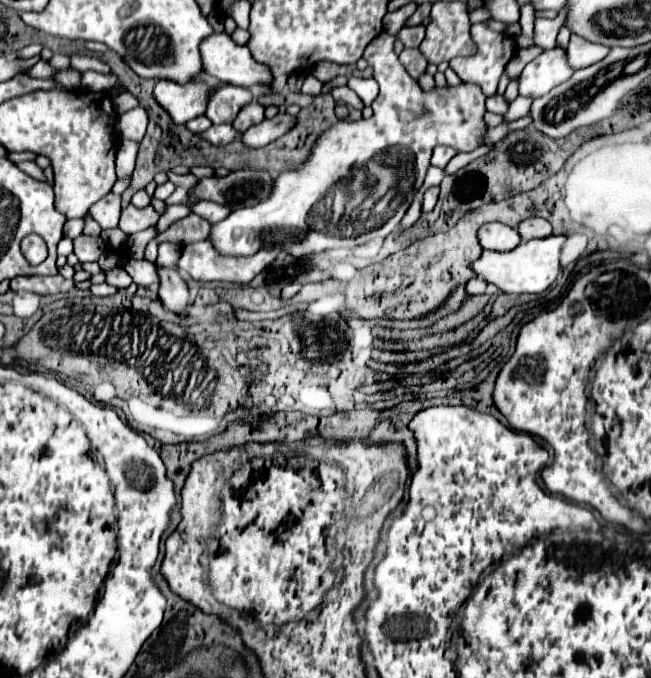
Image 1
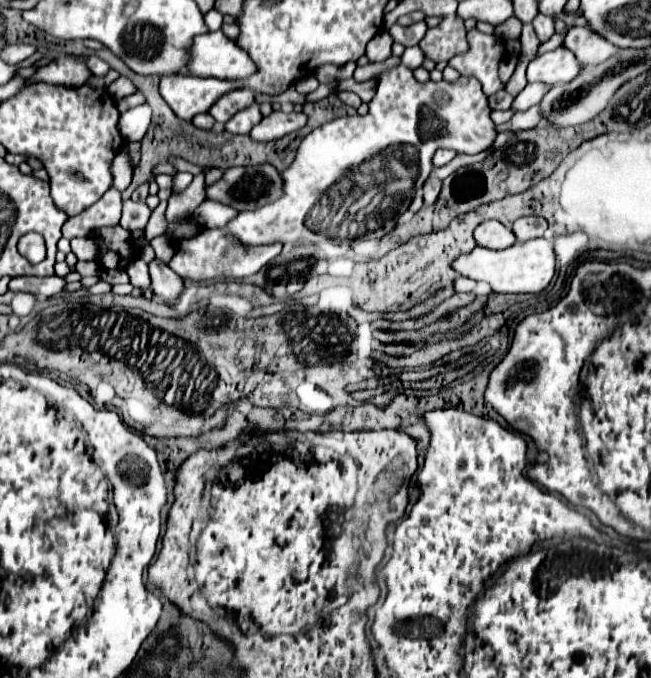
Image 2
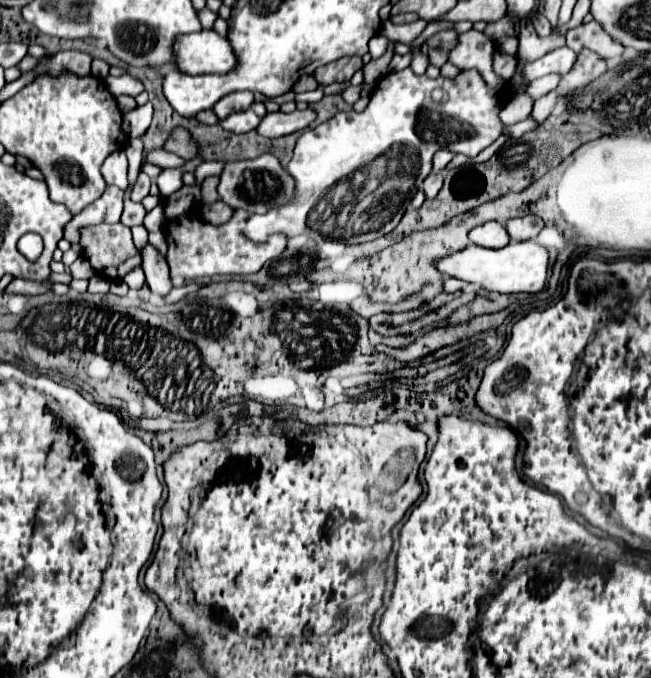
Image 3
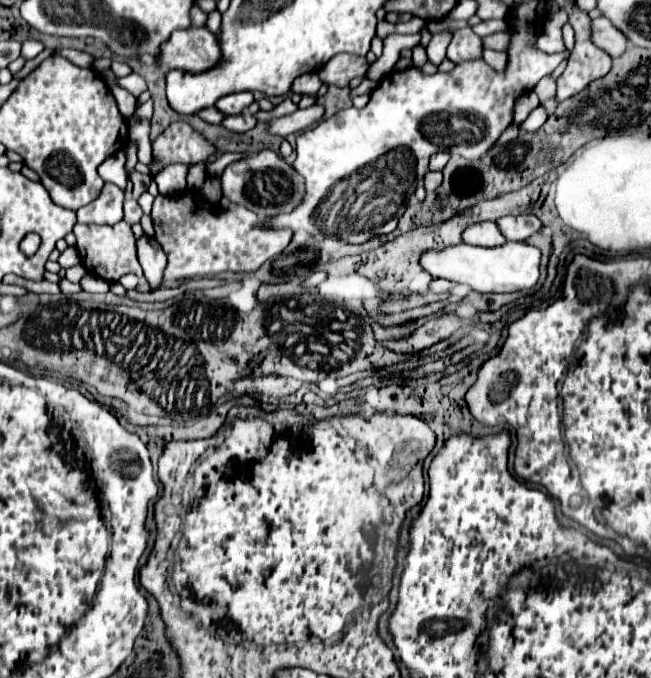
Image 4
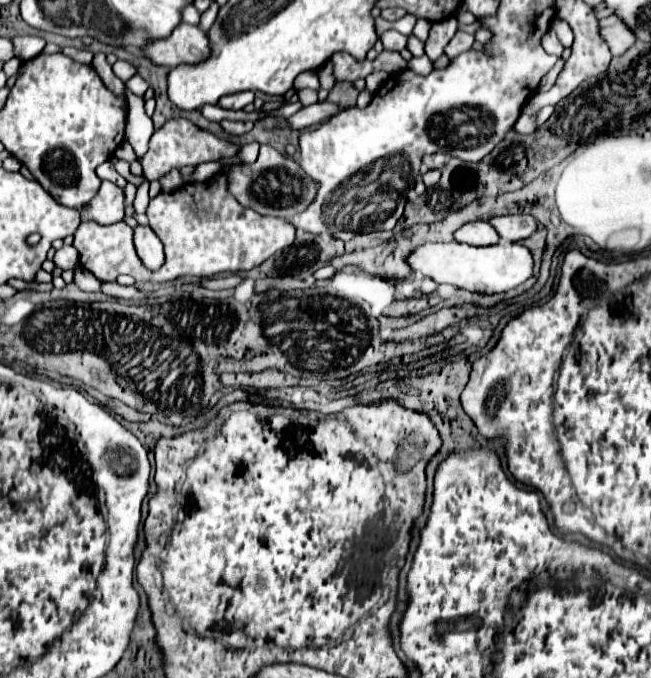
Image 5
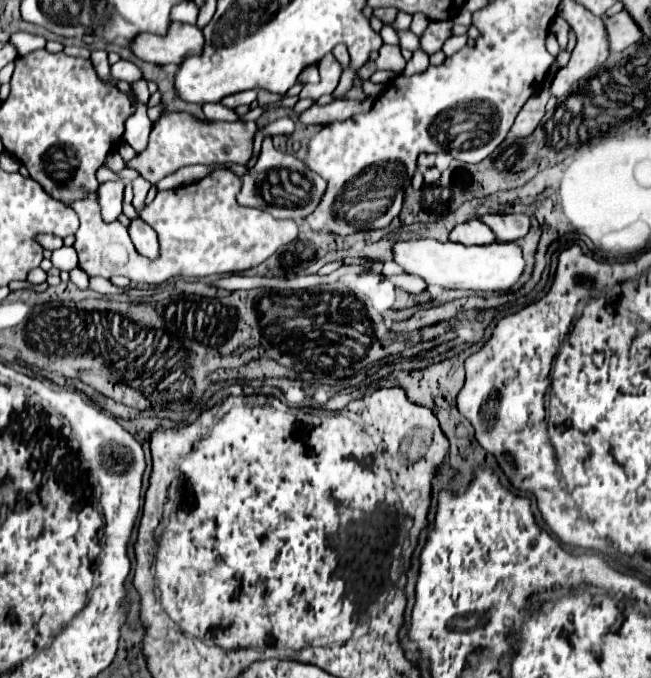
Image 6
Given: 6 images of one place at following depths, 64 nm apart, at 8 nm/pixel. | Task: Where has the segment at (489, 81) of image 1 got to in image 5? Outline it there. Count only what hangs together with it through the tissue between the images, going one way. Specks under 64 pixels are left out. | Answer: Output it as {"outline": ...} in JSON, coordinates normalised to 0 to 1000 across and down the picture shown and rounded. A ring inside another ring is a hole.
{"outline":[[[700,47],[697,56],[688,62],[688,68],[682,71],[682,80],[688,86],[700,86],[707,77],[716,77],[722,74],[728,65],[728,53],[725,50],[716,50],[716,47]]]}

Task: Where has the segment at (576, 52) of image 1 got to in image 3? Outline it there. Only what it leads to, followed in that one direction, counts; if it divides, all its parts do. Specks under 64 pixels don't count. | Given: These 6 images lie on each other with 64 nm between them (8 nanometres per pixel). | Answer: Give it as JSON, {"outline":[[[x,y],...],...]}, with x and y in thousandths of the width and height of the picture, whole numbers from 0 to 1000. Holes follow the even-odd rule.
{"outline":[[[916,29],[894,35],[888,41],[876,41],[869,47],[869,68],[882,77],[888,77],[894,68],[909,71],[909,77],[928,83],[931,88],[952,88],[959,77],[959,68],[946,62]]]}

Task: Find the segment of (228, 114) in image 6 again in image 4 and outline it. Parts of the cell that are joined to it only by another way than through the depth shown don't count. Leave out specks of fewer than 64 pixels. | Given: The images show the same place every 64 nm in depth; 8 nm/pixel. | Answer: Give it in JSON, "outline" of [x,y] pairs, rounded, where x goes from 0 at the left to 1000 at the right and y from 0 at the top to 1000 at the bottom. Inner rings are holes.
{"outline":[[[329,156],[307,162],[304,171],[307,171],[310,177],[316,177],[316,180],[326,180],[326,183],[338,183],[338,180],[344,177],[344,168],[341,168],[335,159],[329,159]]]}

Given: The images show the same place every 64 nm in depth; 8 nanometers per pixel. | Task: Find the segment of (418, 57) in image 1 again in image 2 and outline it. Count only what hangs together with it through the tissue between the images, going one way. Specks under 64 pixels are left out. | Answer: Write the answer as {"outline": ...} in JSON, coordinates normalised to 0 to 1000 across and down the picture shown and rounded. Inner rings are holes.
{"outline":[[[633,68],[633,71],[624,71],[624,77],[618,80],[618,94],[627,97],[630,103],[648,97],[648,88],[651,88],[651,80],[642,68]]]}

